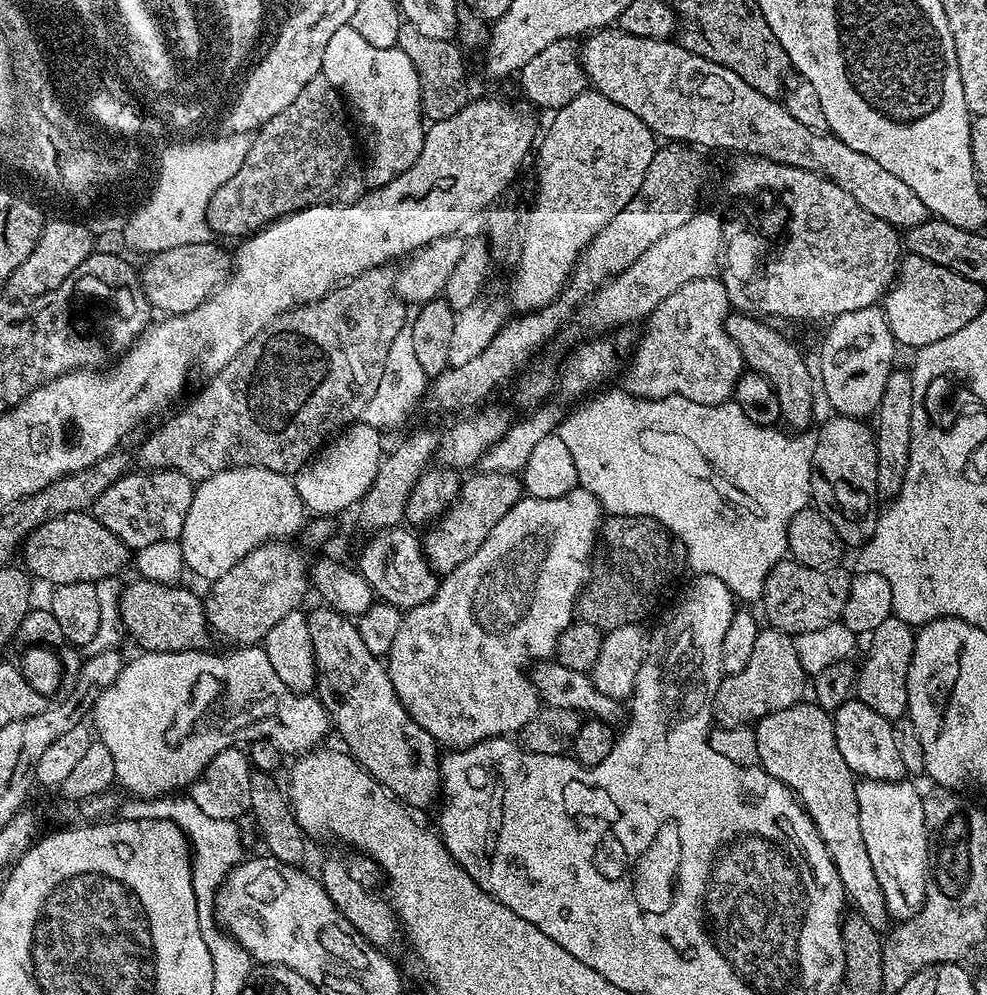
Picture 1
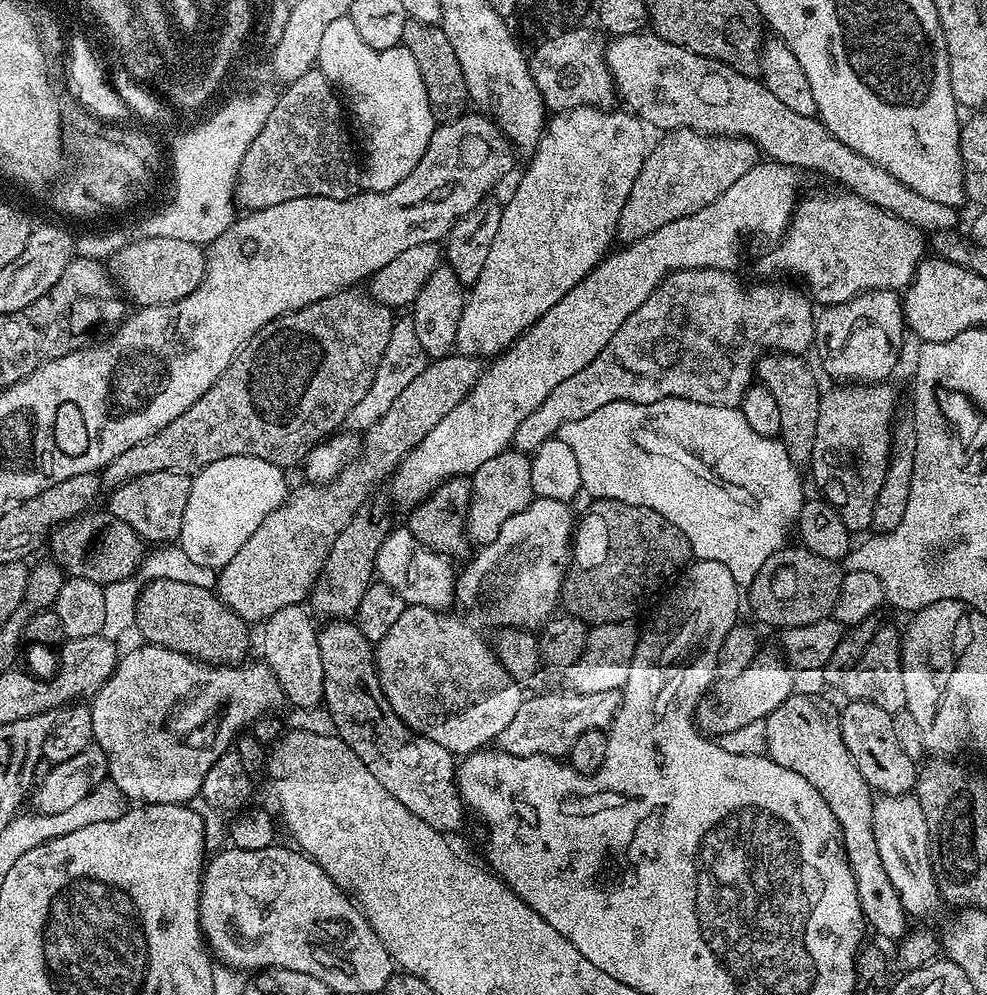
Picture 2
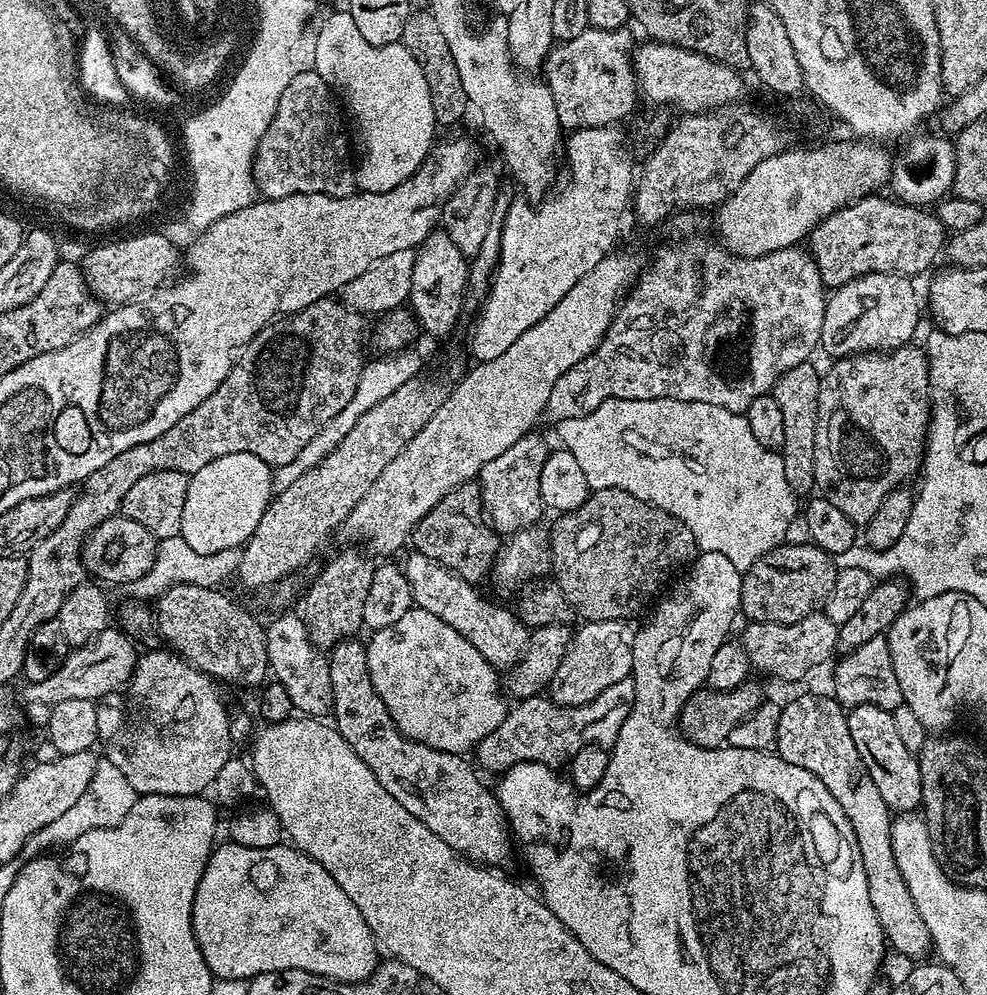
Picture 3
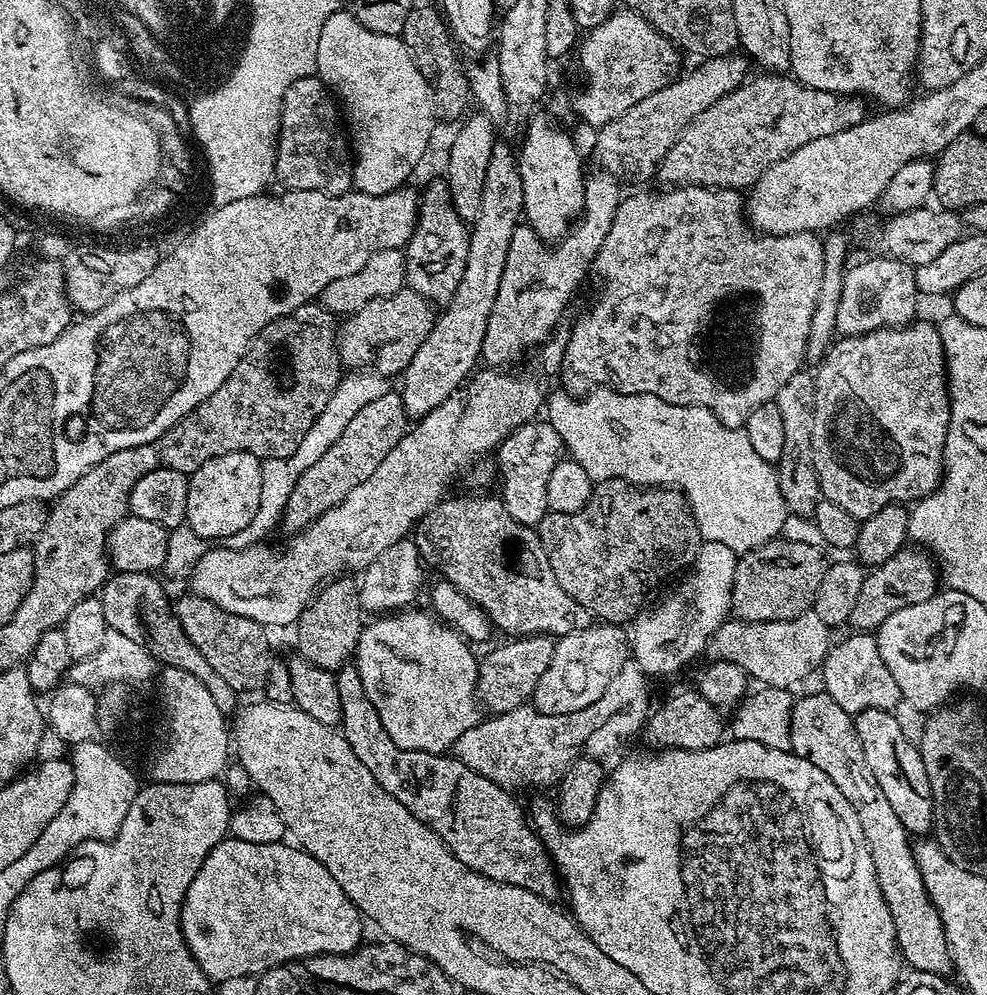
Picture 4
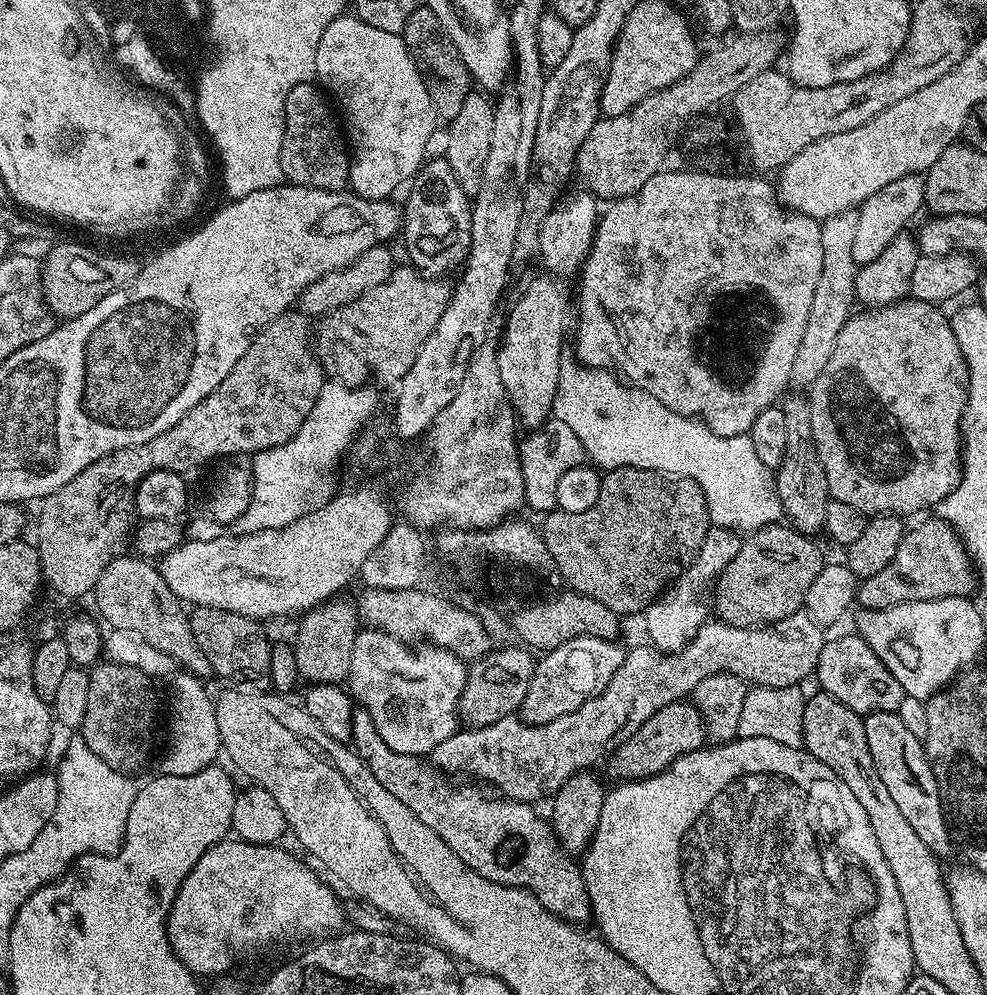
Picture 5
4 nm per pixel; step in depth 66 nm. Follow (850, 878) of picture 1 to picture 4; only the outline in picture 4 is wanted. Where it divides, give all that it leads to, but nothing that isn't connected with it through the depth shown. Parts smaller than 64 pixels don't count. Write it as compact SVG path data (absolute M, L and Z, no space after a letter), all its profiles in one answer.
M823 690L812 692L795 701L792 706L790 722L790 751L795 756L805 756L814 766L818 766L846 794L846 802L854 806L854 814L858 814L858 822L862 822L862 830L866 842L870 846L870 858L874 858L874 872L878 874L878 886L882 886L882 898L886 898L886 906L890 906L890 914L894 918L896 945L900 948L903 963L917 972L929 972L939 976L948 976L953 971L952 951L946 940L946 930L942 926L942 918L932 904L926 886L922 882L920 867L916 861L913 841L910 833L898 822L898 814L890 807L886 794L882 794L882 786L878 786L878 778L870 774L870 766L866 766L866 754L862 754L862 742L858 742L856 721L853 713L842 710L834 698L830 698Z

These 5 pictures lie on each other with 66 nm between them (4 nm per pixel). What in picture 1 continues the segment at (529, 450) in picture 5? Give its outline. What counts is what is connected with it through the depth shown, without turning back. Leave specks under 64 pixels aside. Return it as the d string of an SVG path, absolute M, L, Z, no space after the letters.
M480 472L475 475L461 483L460 495L439 518L438 526L429 527L423 533L424 556L437 574L450 573L466 562L466 558L486 542L490 530L494 530L494 526L498 526L498 522L502 522L502 518L506 518L522 498L522 480L515 472Z

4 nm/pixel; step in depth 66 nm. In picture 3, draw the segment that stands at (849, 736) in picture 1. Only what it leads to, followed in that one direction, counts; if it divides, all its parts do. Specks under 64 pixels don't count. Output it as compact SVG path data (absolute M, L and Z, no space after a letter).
M853 704L847 713L850 738L854 738L862 766L866 766L870 778L874 778L874 786L878 786L878 794L882 794L882 802L886 802L888 809L896 814L919 809L922 798L920 762L917 753L906 750L905 743L897 733L892 712L873 704Z

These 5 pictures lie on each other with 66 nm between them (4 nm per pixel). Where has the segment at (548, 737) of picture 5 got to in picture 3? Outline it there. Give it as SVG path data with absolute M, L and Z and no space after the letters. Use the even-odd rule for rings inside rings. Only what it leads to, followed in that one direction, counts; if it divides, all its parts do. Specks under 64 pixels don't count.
M813 614L793 624L757 624L745 623L742 643L748 663L753 669L765 672L768 676L777 676L780 680L800 680L807 672L815 670L819 664L833 659L836 652L836 640L840 629L830 618L823 614ZM631 679L614 682L614 686L602 690L598 698L578 706L562 706L543 695L531 696L509 707L498 730L486 734L476 745L474 756L480 759L481 769L489 768L495 774L503 774L512 765L522 763L560 766L560 763L563 765L571 761L586 741L599 748L611 749L612 743L618 738L622 722L626 722L633 706L634 686Z

